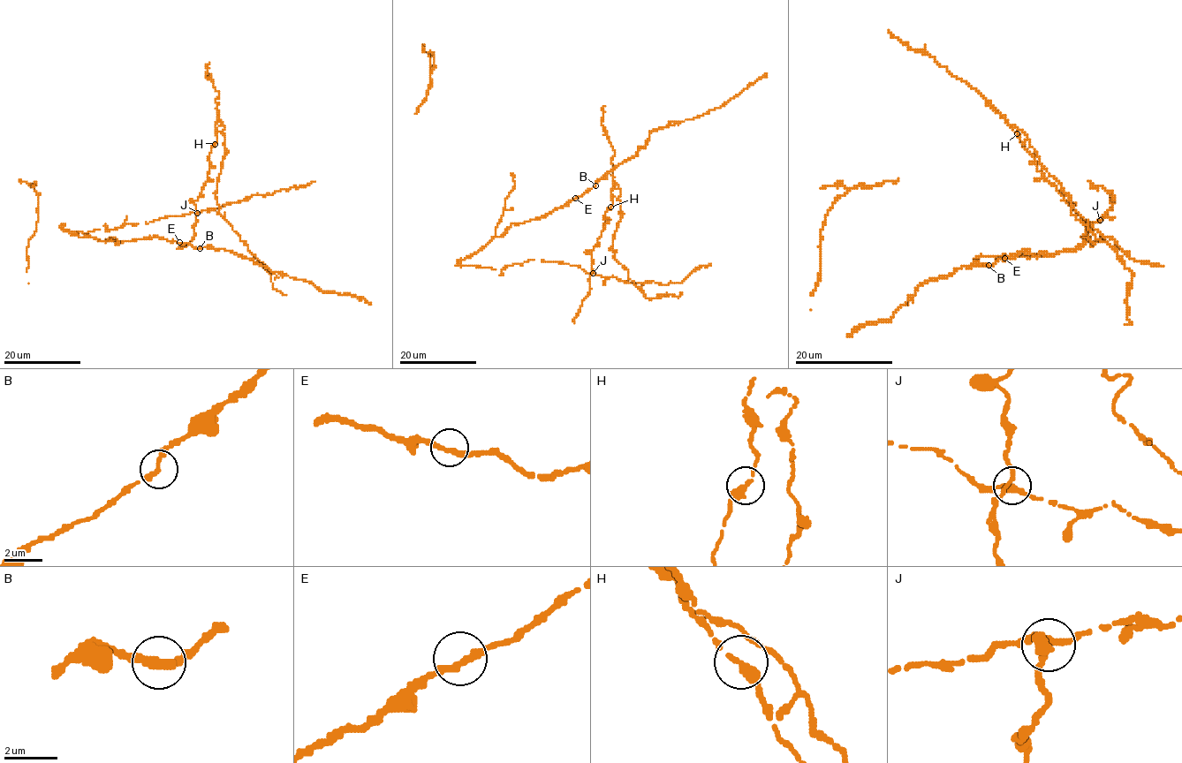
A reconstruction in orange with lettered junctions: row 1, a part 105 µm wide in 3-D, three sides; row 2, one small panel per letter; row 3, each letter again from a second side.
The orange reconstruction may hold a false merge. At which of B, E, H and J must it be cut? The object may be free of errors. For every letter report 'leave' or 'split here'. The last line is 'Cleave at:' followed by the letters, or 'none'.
B: leave
E: leave
H: leave
J: leave
Cleave at: none

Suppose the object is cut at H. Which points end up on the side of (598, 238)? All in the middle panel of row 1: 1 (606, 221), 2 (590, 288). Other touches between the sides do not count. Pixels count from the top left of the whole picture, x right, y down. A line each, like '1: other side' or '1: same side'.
1: same side
2: same side

